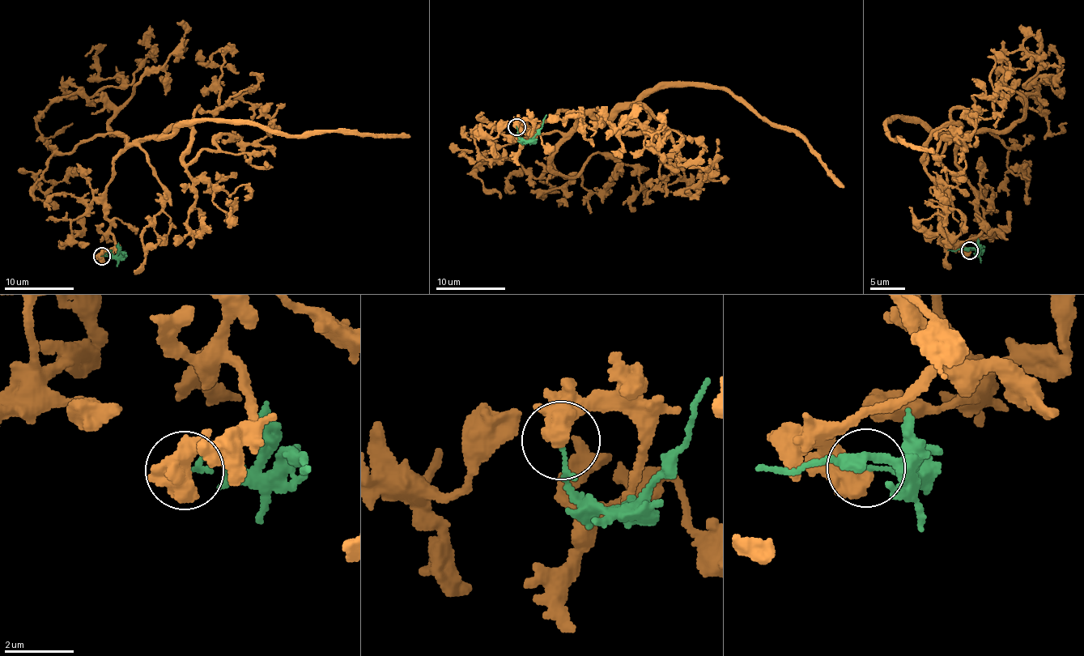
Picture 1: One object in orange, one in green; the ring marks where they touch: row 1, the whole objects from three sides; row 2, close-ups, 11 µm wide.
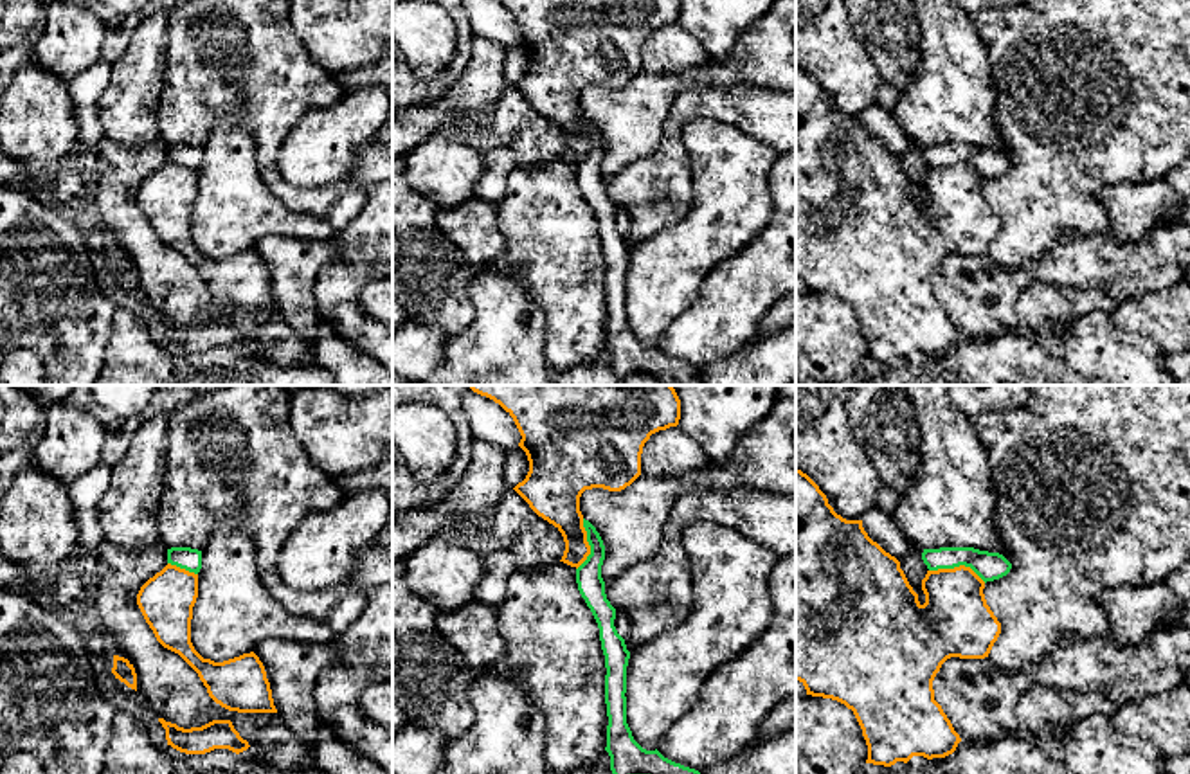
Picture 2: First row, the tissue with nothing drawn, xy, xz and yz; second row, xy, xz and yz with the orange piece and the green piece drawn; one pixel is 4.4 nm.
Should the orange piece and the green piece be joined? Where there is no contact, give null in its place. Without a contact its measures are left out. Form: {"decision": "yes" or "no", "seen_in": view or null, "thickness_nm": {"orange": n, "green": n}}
{"decision": "no", "seen_in": "yz", "thickness_nm": {"orange": 320, "green": 130}}

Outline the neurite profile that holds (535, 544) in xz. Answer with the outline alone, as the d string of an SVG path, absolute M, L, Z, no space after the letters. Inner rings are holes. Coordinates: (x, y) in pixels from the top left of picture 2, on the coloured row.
M506 488L490 511L490 526L520 571L544 569L563 556L565 542L558 527L538 517L513 488Z

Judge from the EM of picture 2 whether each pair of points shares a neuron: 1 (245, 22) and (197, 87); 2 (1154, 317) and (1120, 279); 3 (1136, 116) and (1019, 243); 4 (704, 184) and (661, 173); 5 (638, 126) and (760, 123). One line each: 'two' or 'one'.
1: one
2: two
3: one
4: two
5: two

